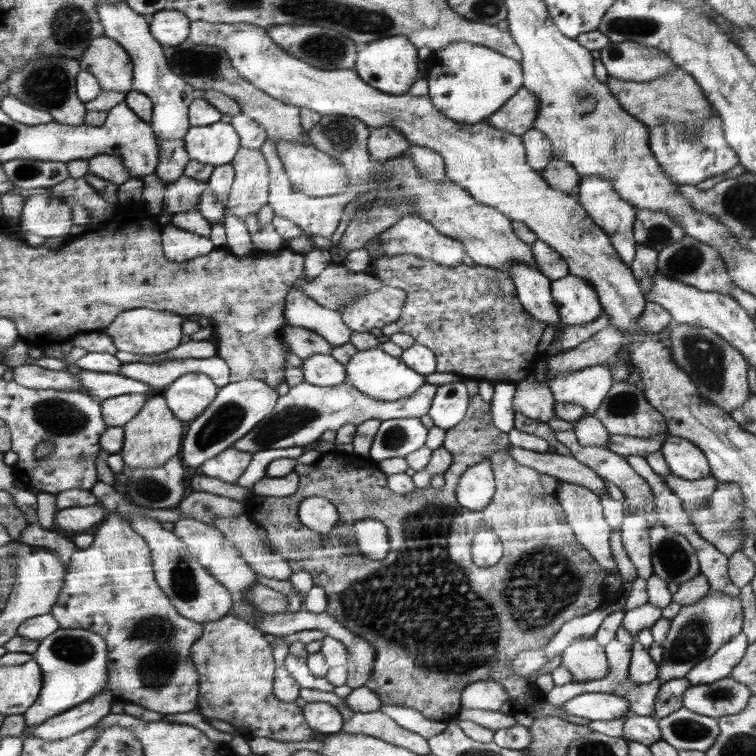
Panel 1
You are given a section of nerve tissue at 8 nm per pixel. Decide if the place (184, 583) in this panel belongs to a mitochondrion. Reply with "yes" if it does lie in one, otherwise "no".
yes

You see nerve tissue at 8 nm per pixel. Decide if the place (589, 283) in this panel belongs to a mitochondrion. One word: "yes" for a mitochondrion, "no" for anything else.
no

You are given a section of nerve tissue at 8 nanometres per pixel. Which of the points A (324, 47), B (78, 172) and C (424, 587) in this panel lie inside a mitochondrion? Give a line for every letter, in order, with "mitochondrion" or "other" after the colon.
A: mitochondrion
B: other
C: mitochondrion

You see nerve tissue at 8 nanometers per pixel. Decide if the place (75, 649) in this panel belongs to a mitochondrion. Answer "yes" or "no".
yes

